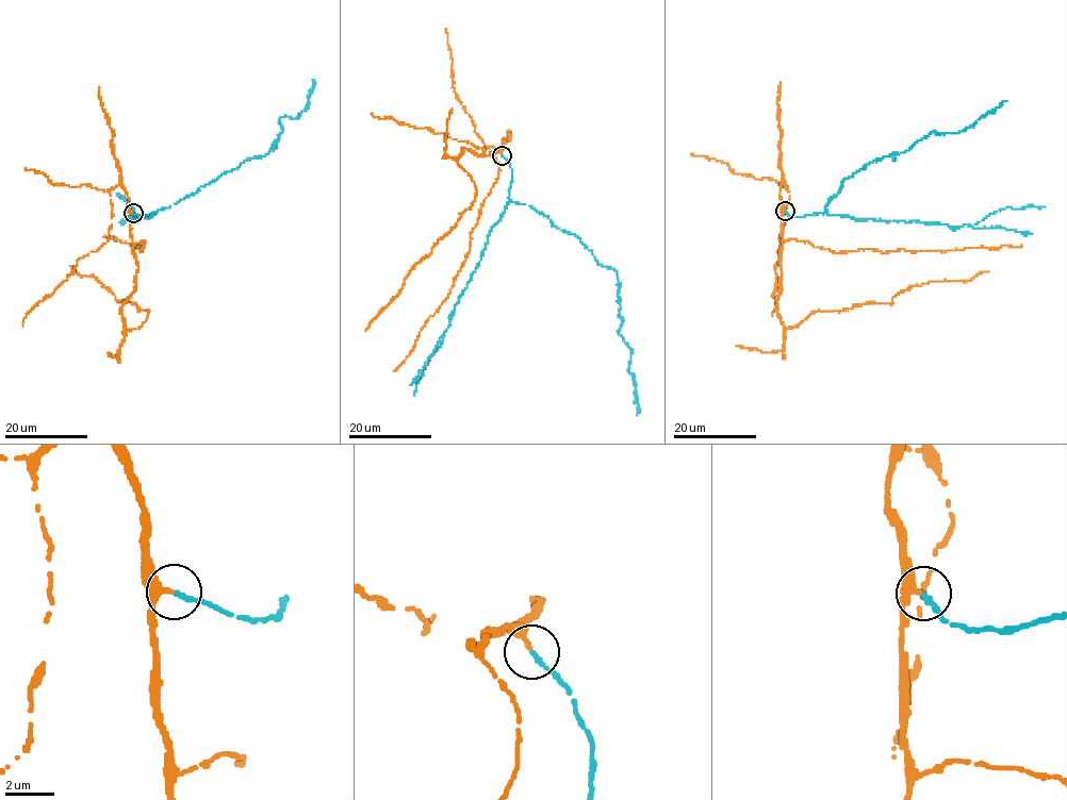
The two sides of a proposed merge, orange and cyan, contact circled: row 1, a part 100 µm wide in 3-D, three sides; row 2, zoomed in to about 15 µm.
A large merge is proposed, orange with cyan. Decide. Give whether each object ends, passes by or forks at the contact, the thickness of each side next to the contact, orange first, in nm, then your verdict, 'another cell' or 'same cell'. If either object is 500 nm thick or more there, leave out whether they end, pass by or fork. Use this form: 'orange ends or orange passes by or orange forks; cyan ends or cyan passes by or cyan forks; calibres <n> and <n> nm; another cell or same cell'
orange passes by; cyan ends; calibres 190 and 220 nm; same cell

